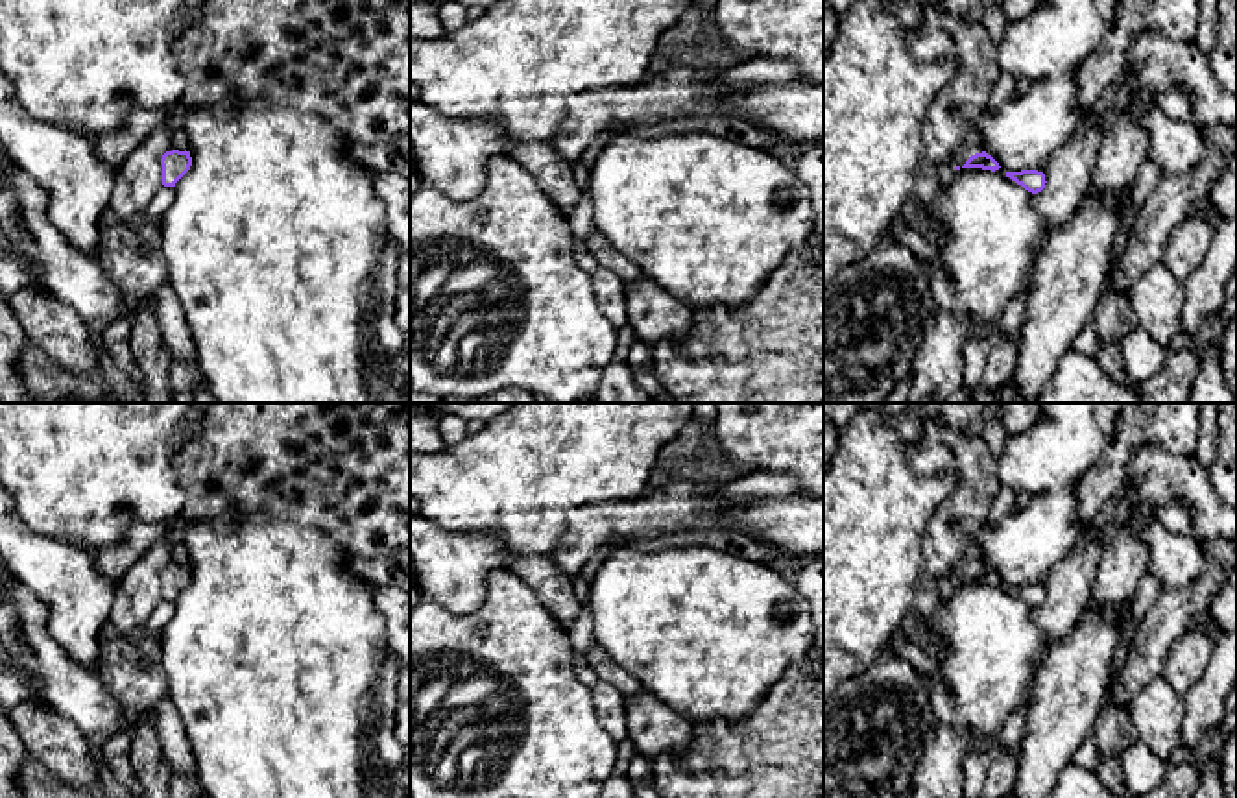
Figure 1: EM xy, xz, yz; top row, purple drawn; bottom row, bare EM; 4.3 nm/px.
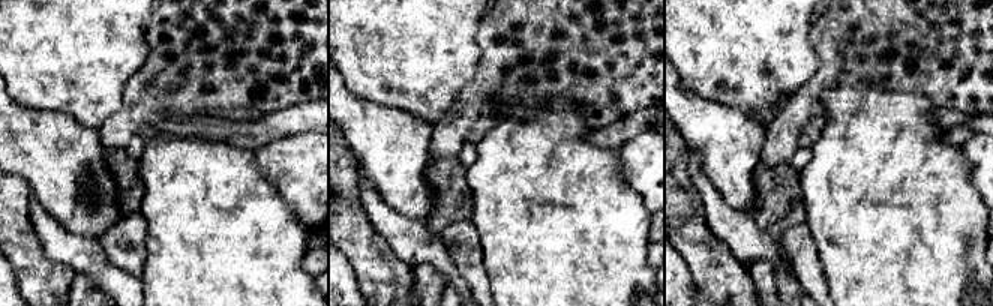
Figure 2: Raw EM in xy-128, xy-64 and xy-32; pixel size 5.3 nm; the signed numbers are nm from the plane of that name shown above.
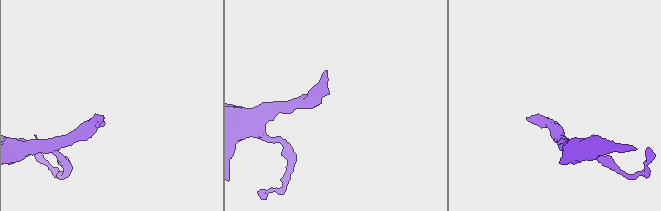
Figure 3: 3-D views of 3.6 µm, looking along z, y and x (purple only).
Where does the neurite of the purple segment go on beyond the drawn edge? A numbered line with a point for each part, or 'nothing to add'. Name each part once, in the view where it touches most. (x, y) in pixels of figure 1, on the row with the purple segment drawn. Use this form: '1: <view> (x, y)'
1: yz (964, 152)

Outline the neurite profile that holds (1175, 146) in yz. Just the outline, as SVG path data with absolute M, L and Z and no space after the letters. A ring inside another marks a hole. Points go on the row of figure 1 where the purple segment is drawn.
M1158 102L1137 115L1137 124L1147 133L1145 161L1154 163L1165 177L1196 170L1211 153L1202 126L1169 118Z

